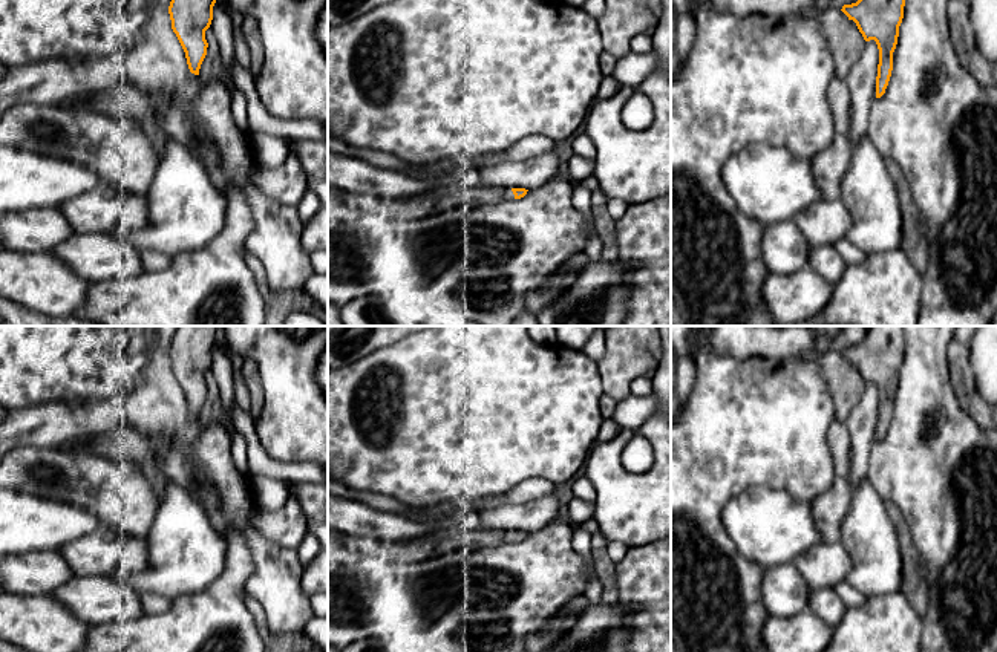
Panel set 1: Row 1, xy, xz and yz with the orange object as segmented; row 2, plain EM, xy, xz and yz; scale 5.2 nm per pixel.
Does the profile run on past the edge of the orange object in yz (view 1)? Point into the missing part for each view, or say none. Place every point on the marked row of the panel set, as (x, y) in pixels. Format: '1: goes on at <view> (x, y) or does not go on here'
1: does not go on here

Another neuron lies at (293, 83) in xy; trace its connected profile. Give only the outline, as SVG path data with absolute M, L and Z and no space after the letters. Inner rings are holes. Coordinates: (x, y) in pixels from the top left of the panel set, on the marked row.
M224 0L230 11L257 21L263 61L254 89L270 115L314 119L328 129L328 57L315 38L315 24L328 0Z

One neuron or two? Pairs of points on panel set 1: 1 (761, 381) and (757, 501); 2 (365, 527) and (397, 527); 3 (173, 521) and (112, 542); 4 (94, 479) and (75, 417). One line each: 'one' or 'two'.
1: two
2: one
3: two
4: two

